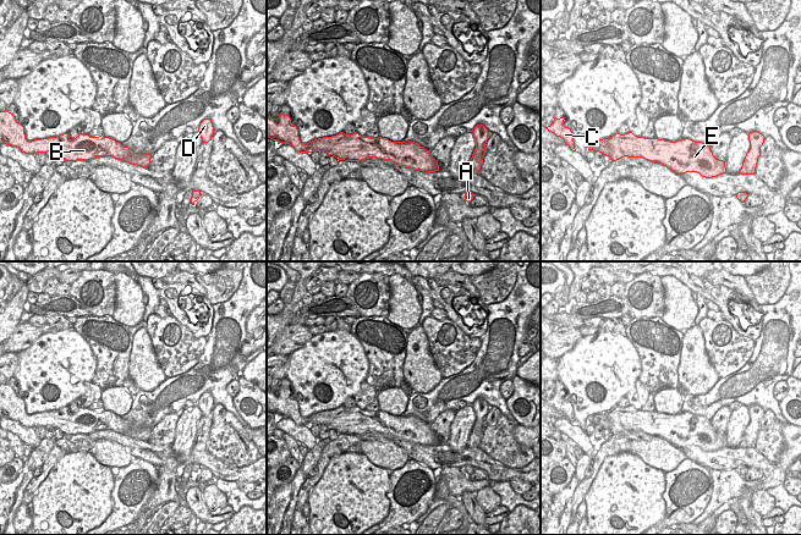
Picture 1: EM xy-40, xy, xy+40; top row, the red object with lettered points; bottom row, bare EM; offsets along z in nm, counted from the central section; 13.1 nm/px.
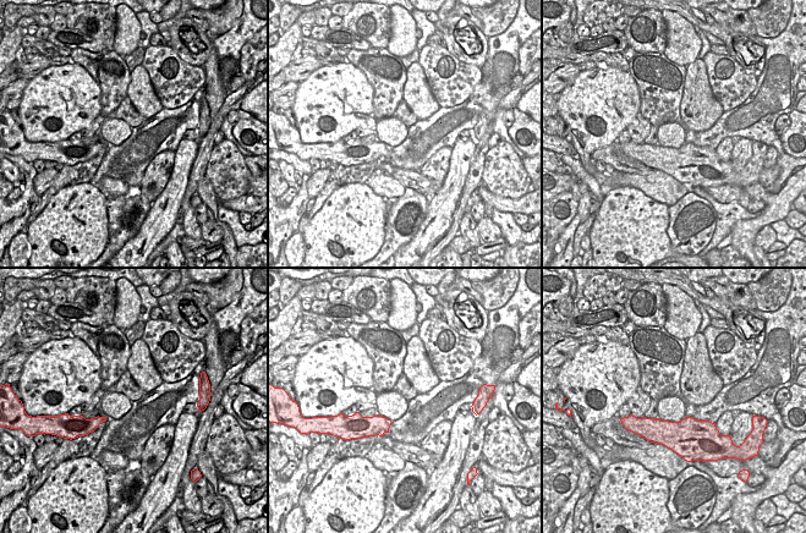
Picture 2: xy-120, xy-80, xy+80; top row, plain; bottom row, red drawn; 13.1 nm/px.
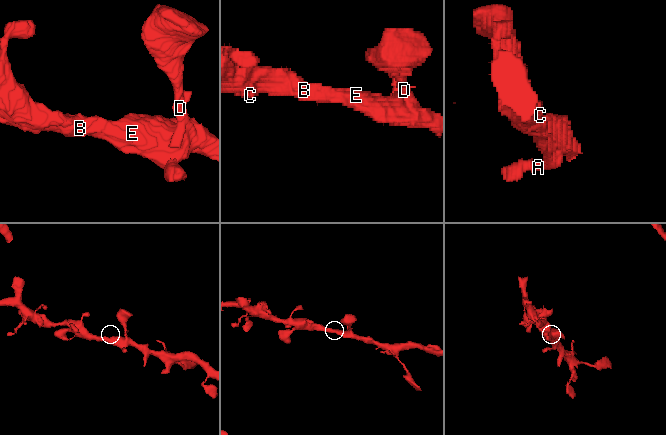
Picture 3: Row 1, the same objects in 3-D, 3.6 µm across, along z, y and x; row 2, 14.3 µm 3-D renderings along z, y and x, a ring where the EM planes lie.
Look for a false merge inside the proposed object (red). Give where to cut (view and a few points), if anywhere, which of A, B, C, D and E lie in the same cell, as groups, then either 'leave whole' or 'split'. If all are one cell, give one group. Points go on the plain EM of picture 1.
no cut | A B C D E | leave whole

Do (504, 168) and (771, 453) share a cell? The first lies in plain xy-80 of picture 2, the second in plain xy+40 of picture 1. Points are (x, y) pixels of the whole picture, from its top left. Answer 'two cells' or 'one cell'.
one cell

